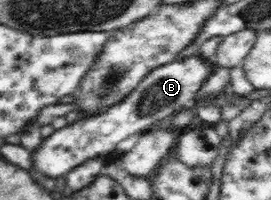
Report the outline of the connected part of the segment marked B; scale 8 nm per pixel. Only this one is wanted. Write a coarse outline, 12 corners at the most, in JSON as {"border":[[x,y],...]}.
{"border":[[193,55],[151,70],[106,111],[45,138],[33,166],[65,176],[192,104],[214,69]]}

